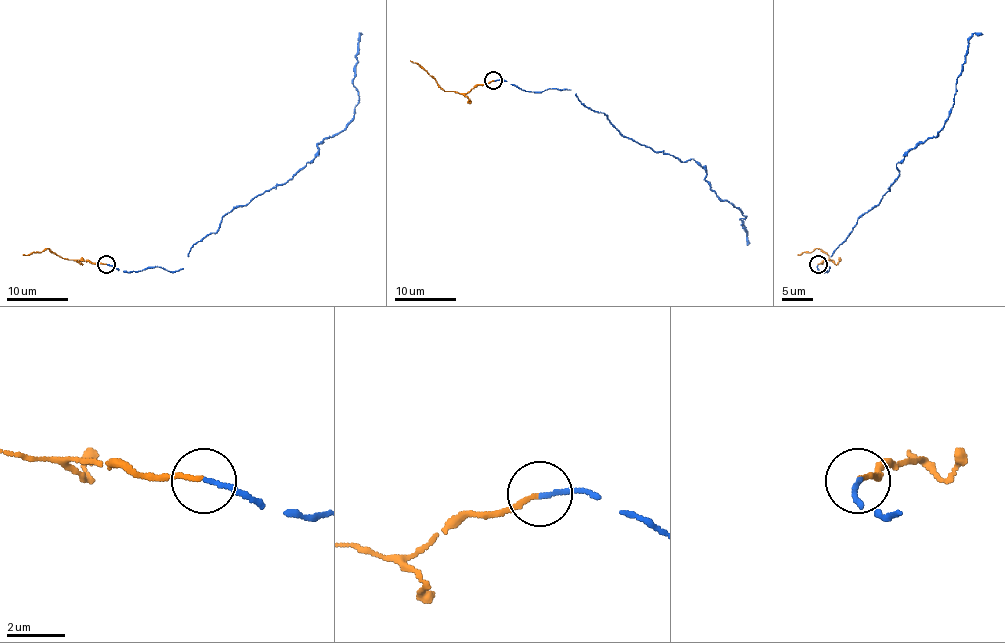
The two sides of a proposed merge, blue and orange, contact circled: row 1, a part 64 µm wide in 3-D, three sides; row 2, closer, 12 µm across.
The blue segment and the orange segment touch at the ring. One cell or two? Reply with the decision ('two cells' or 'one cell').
one cell

